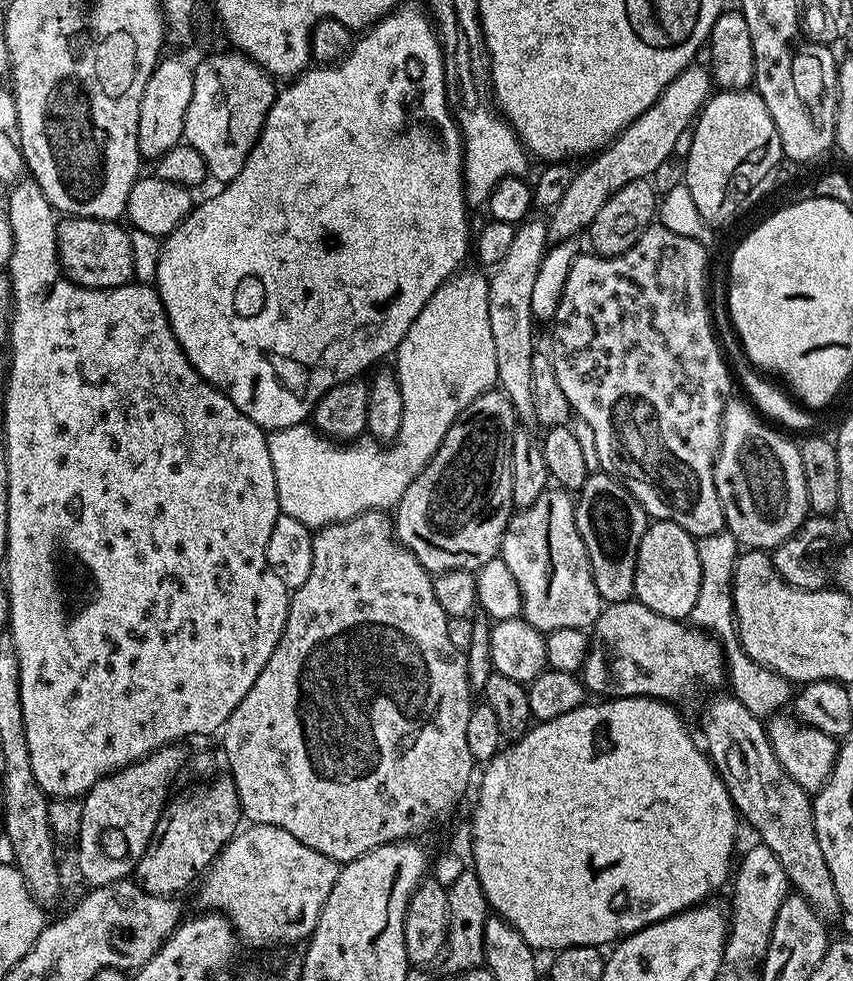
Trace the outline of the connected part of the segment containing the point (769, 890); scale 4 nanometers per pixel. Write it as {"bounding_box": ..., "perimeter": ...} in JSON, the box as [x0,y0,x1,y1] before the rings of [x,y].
{"bounding_box":[724,843,790,963],"perimeter":[[[755,843],[744,856],[740,872],[735,873],[734,910],[730,912],[728,941],[724,946],[727,963],[742,962],[758,955],[769,943],[775,918],[790,894],[790,881],[777,856],[765,844]]]}

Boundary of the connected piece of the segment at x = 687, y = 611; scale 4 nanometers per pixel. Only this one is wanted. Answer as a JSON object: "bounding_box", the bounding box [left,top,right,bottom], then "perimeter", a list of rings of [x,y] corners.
{"bounding_box":[634,519,702,621],"perimeter":[[[653,519],[648,529],[642,534],[642,542],[638,546],[636,573],[634,574],[635,599],[645,604],[654,614],[662,614],[671,620],[683,621],[691,617],[694,602],[698,602],[701,578],[702,570],[698,566],[698,550],[694,537],[686,530],[682,530],[678,522]]]}

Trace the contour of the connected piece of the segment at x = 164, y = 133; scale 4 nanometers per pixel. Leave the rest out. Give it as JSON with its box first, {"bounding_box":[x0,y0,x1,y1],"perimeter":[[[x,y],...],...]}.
{"bounding_box":[136,58,193,162],"perimeter":[[[172,58],[161,59],[152,69],[152,76],[144,87],[144,97],[140,99],[138,114],[136,151],[145,161],[155,162],[176,144],[181,143],[184,135],[186,106],[192,93],[193,69],[187,68],[182,61]]]}

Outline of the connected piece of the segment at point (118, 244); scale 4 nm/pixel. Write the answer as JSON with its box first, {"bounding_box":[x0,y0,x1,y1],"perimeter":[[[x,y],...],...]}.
{"bounding_box":[56,216,134,289],"perimeter":[[[85,216],[61,219],[56,226],[57,252],[60,254],[60,267],[66,273],[67,279],[79,284],[81,288],[110,289],[127,285],[130,280],[128,278],[134,273],[132,238],[120,226],[111,220],[87,220]]]}

